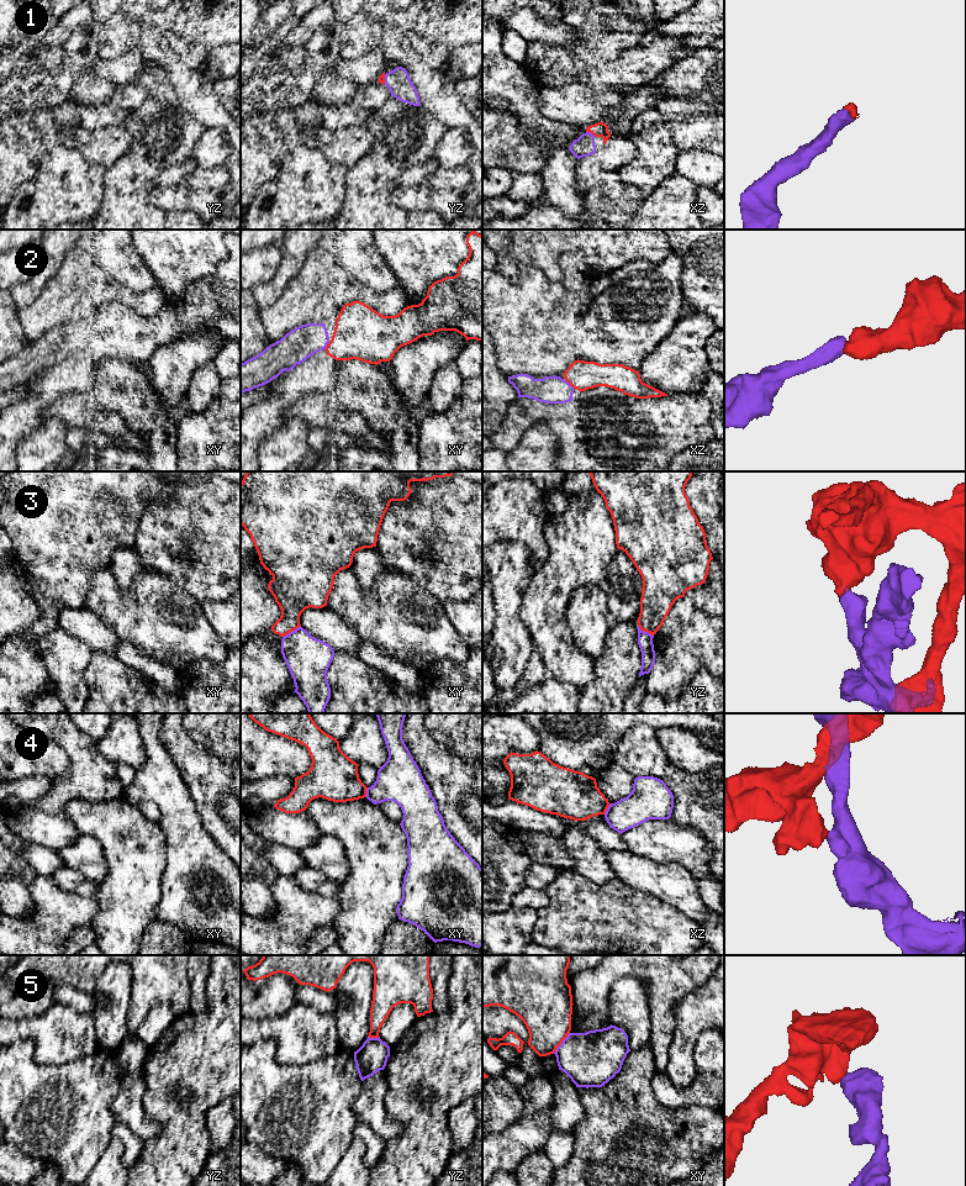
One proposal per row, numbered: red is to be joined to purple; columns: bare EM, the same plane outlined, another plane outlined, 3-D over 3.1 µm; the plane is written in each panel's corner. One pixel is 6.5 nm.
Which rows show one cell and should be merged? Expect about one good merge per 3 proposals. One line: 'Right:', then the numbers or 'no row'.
Right: 1, 2

